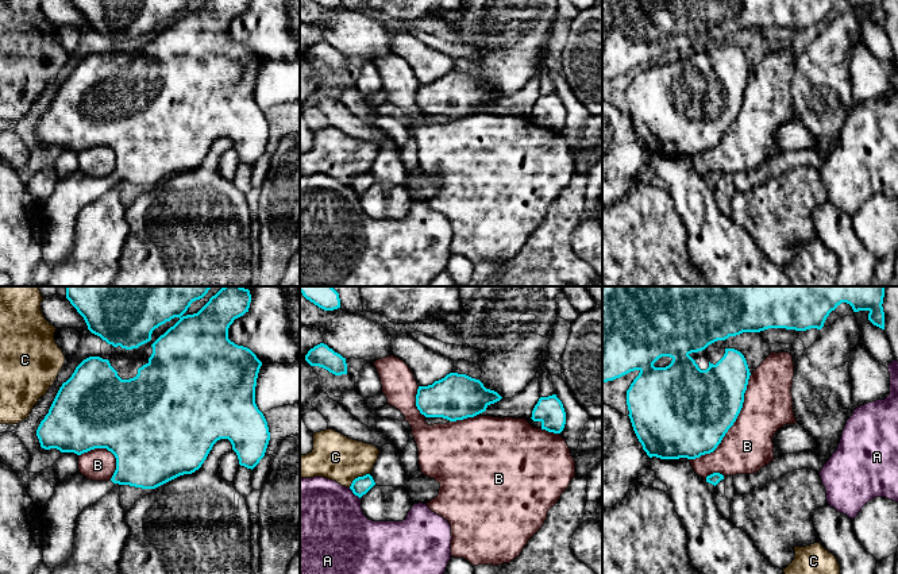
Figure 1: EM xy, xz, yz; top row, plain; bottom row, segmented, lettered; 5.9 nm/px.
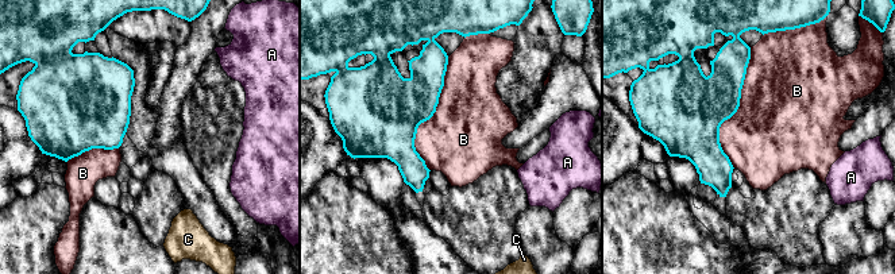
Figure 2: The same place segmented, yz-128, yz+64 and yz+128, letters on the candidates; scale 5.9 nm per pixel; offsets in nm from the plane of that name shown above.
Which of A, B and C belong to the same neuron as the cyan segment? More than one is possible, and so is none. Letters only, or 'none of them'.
none of them

